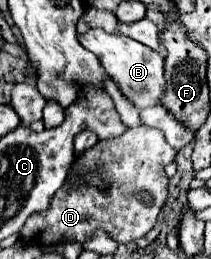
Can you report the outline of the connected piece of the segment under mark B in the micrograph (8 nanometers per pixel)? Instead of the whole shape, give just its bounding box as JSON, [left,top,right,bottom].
[79,27,165,109]

